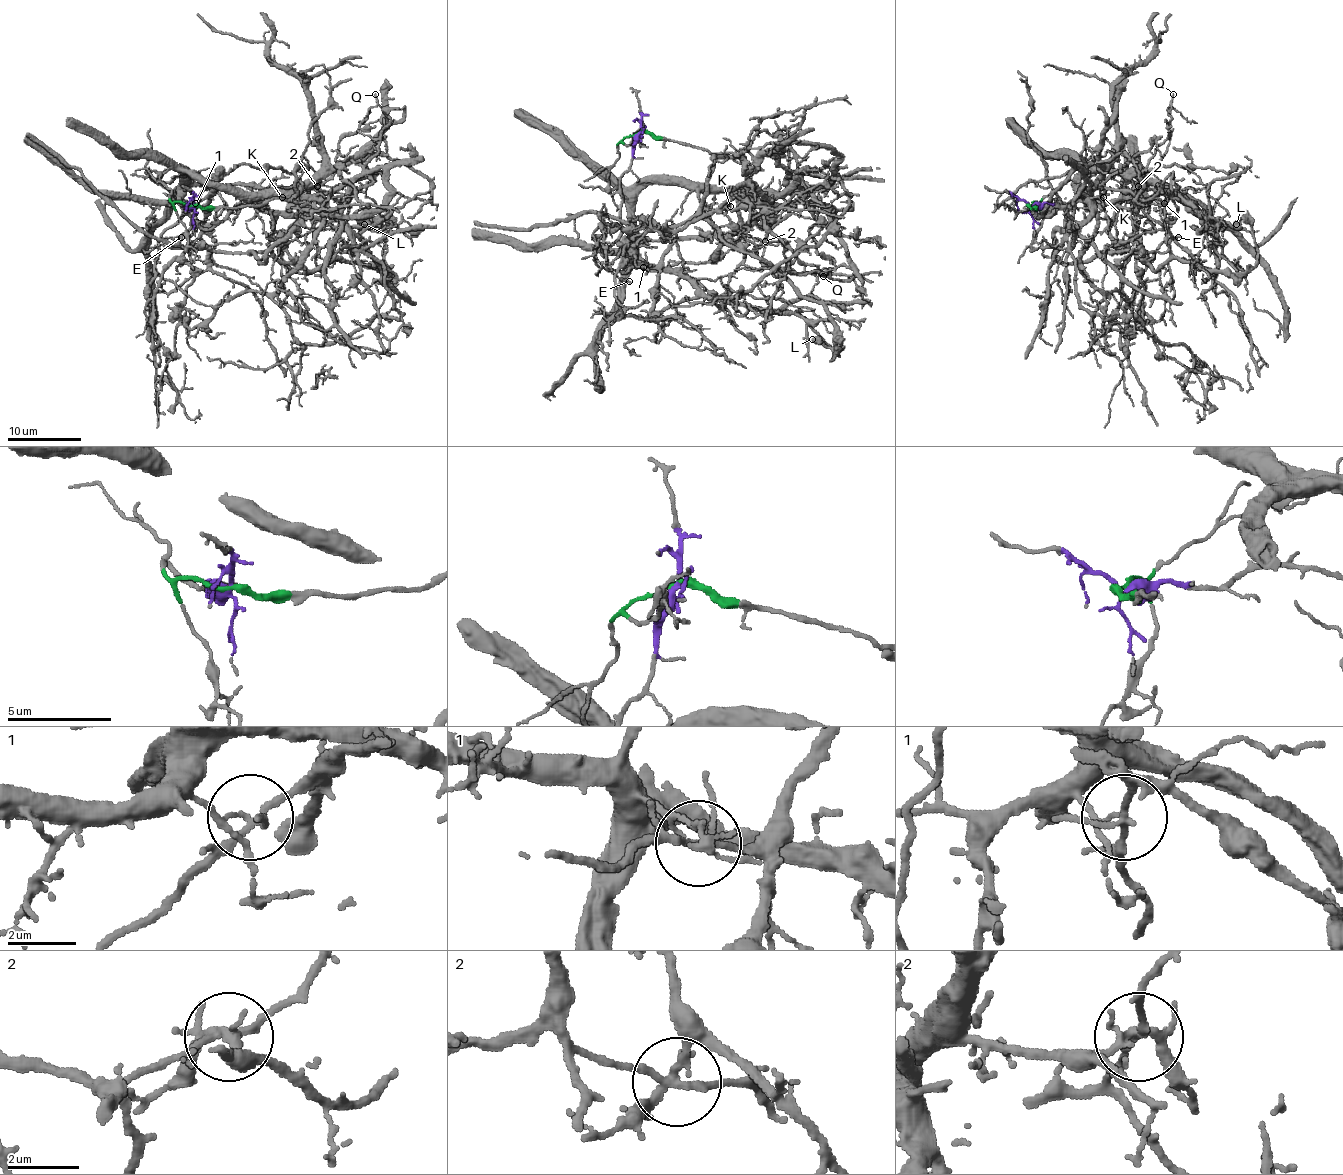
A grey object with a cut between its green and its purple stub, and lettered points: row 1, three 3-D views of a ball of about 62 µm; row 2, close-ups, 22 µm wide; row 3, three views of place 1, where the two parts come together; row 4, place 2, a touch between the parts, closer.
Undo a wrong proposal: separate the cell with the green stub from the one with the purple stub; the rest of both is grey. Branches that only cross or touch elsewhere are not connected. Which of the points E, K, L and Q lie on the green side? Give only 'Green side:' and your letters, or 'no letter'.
Green side: E, L, Q

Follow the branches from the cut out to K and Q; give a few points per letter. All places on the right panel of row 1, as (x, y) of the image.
K: (1030, 206), (1076, 197), (1137, 204), (1155, 188), (1135, 175), (1098, 171), (1080, 178), (1092, 199), (1103, 197)
Q: (1030, 204), (1041, 208), (1059, 199), (1105, 206), (1127, 199), (1170, 136), (1173, 94)

